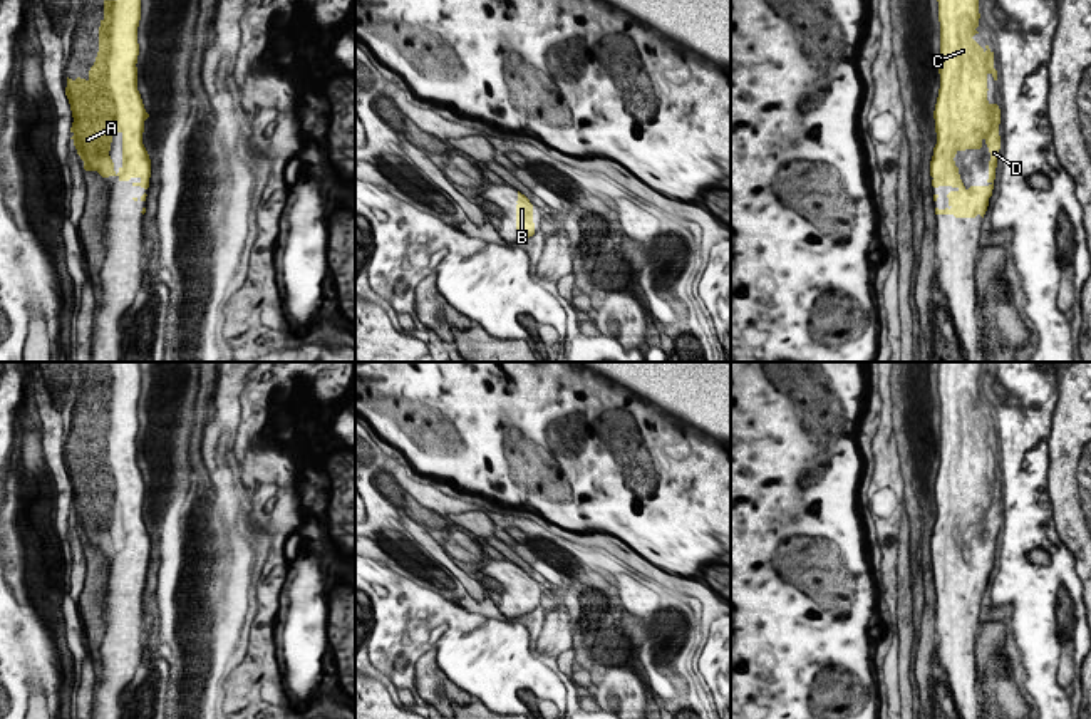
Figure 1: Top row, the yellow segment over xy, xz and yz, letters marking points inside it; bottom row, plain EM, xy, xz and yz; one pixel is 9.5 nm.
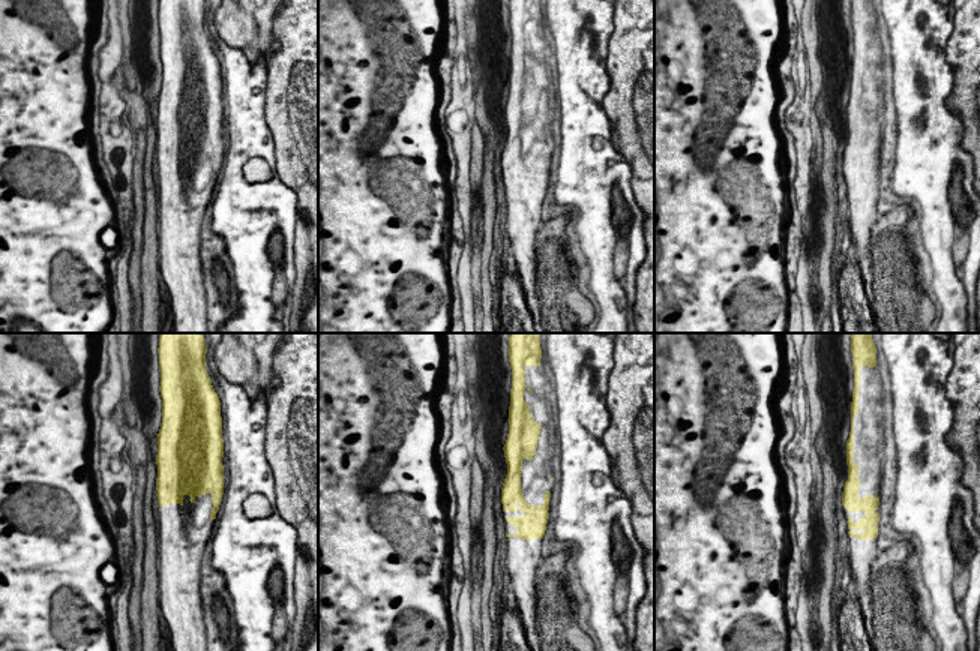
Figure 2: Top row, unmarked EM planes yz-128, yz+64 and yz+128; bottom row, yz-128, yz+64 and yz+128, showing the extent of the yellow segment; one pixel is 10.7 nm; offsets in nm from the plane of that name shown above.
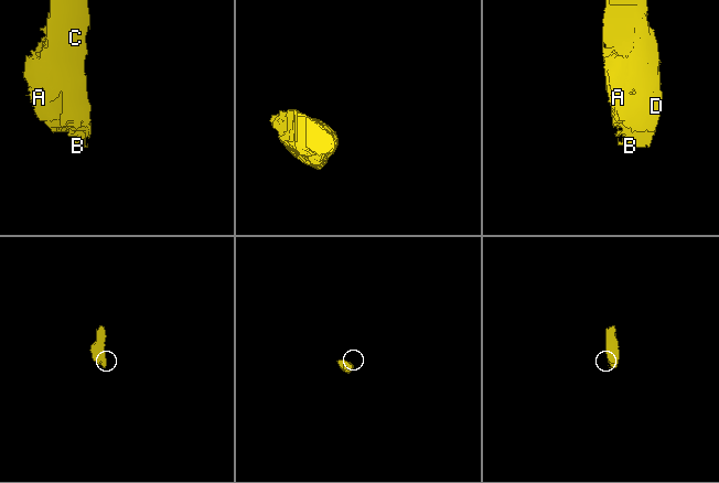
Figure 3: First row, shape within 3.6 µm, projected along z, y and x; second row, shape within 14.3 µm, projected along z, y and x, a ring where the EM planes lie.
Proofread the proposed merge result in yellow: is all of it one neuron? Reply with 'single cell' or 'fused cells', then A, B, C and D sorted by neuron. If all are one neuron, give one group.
single cell | A B C D

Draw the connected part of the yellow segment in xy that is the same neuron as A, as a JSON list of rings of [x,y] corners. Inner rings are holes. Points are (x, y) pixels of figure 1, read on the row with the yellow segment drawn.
[[[104,0],[99,52],[89,79],[67,77],[65,96],[72,111],[70,139],[85,171],[119,181],[139,178],[132,186],[149,188],[151,159],[142,144],[144,109],[137,91],[137,27],[141,0]],[[112,134],[122,134],[122,166],[114,171],[109,156]]]

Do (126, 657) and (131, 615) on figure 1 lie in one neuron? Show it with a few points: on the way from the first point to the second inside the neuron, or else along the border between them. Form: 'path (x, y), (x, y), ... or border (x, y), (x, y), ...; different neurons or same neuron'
path (126, 647), (126, 625); same neuron

